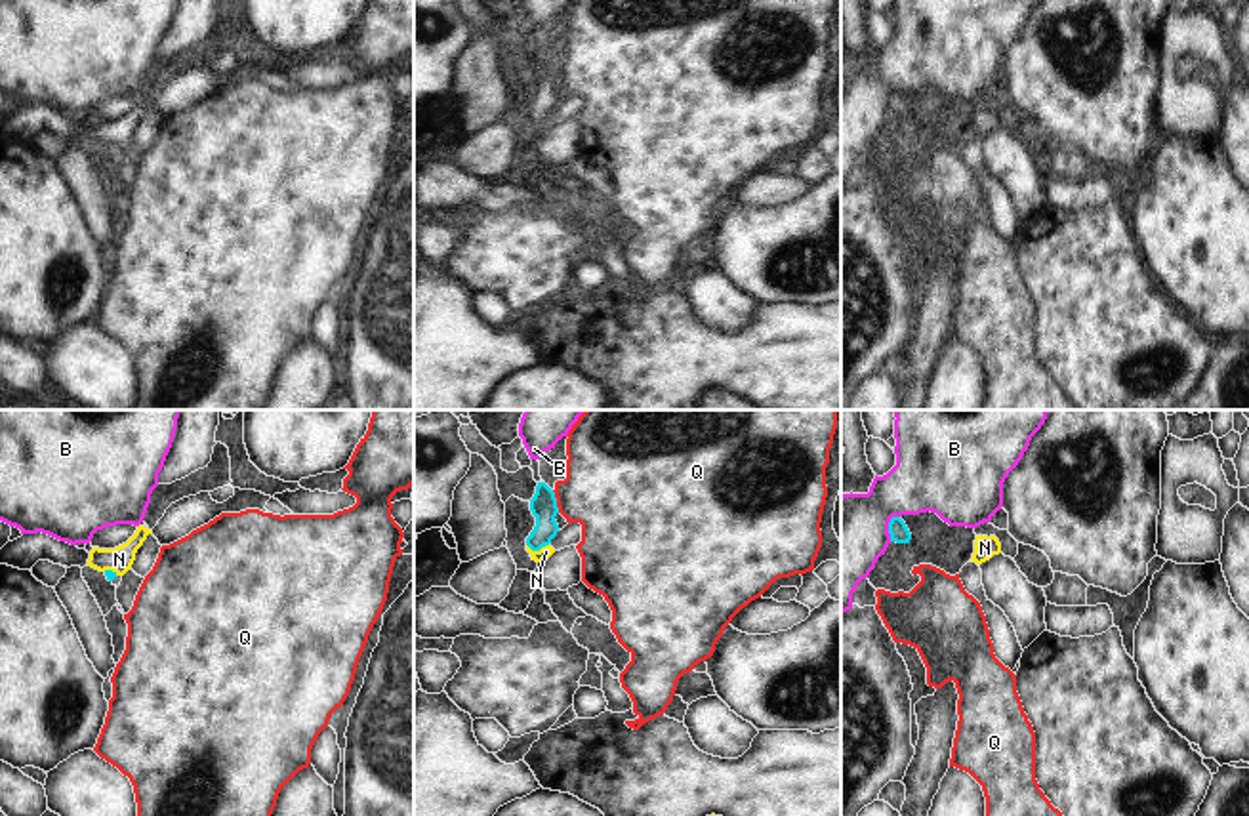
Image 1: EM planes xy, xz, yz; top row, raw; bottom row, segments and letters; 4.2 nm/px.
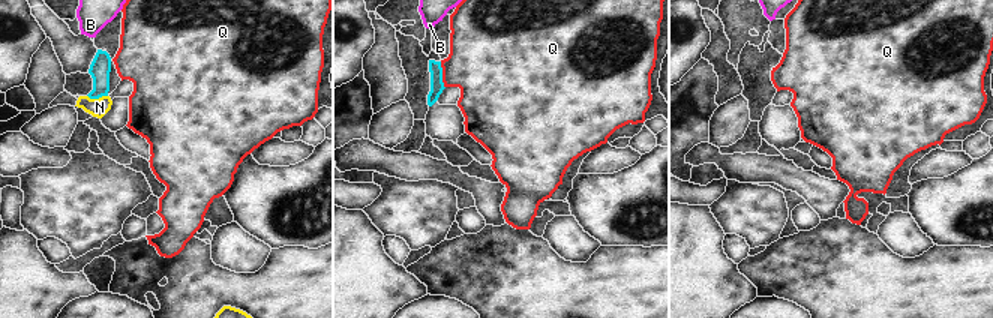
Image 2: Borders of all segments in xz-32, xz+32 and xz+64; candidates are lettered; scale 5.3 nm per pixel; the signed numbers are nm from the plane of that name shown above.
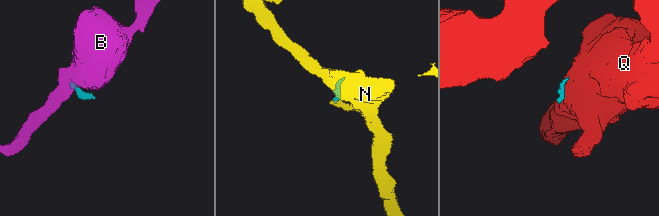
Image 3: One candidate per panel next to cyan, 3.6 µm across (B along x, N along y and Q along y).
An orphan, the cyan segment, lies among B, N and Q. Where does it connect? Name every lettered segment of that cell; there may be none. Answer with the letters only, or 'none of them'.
none of them

